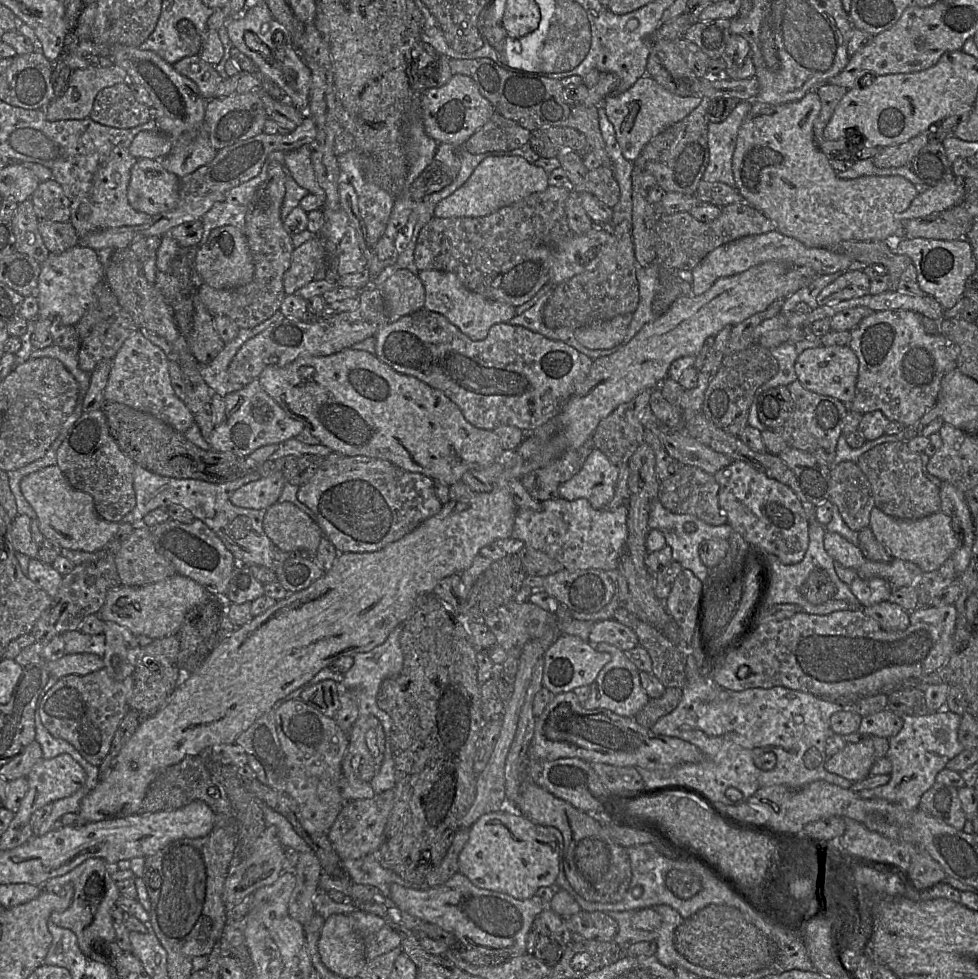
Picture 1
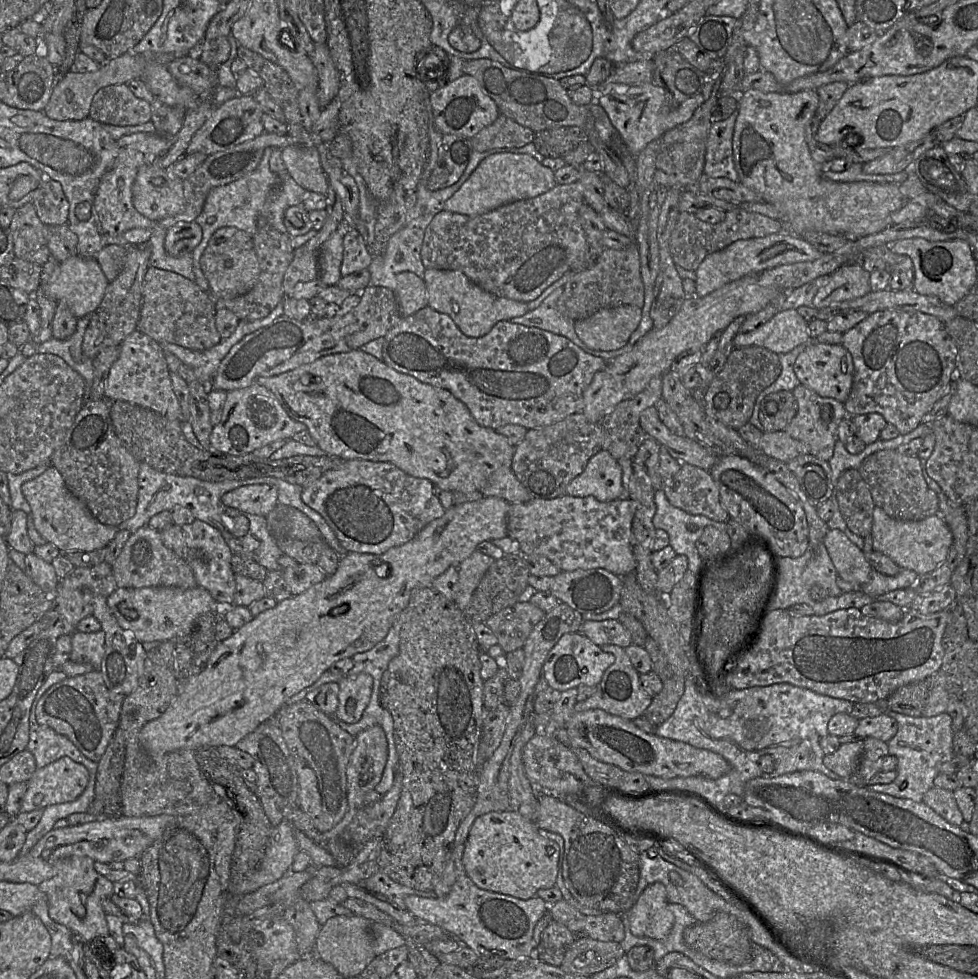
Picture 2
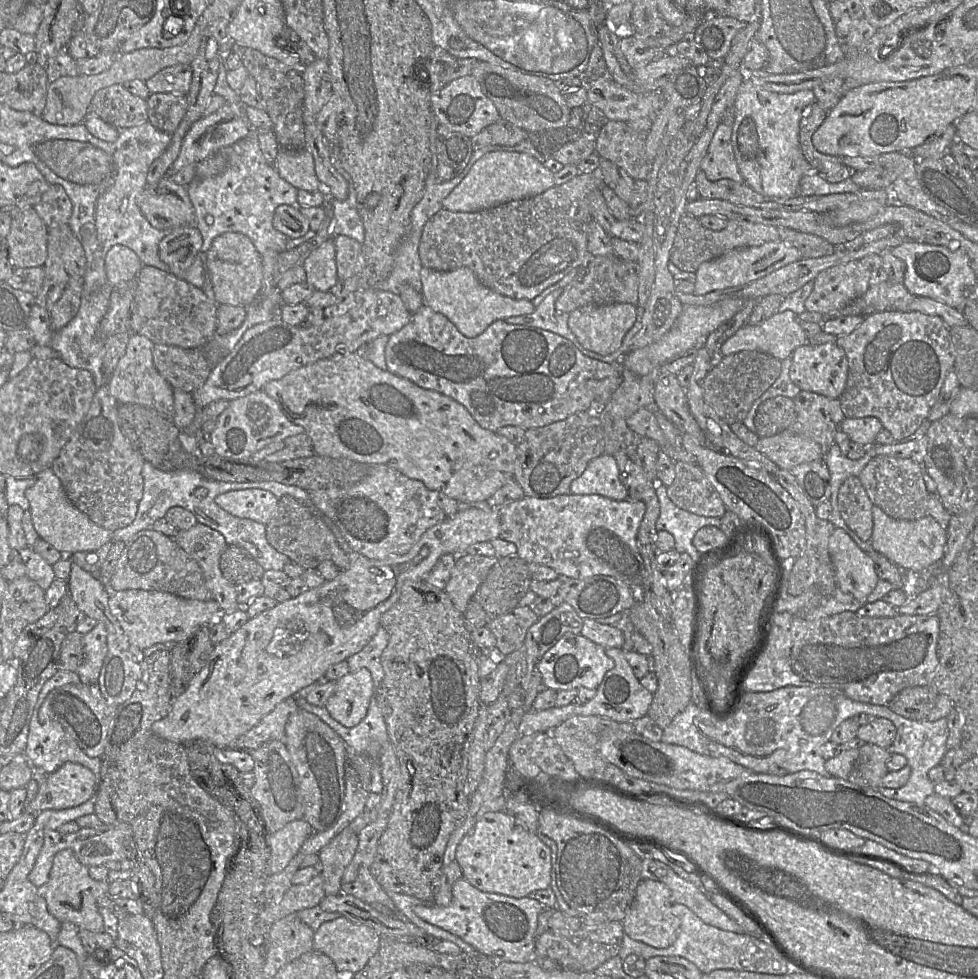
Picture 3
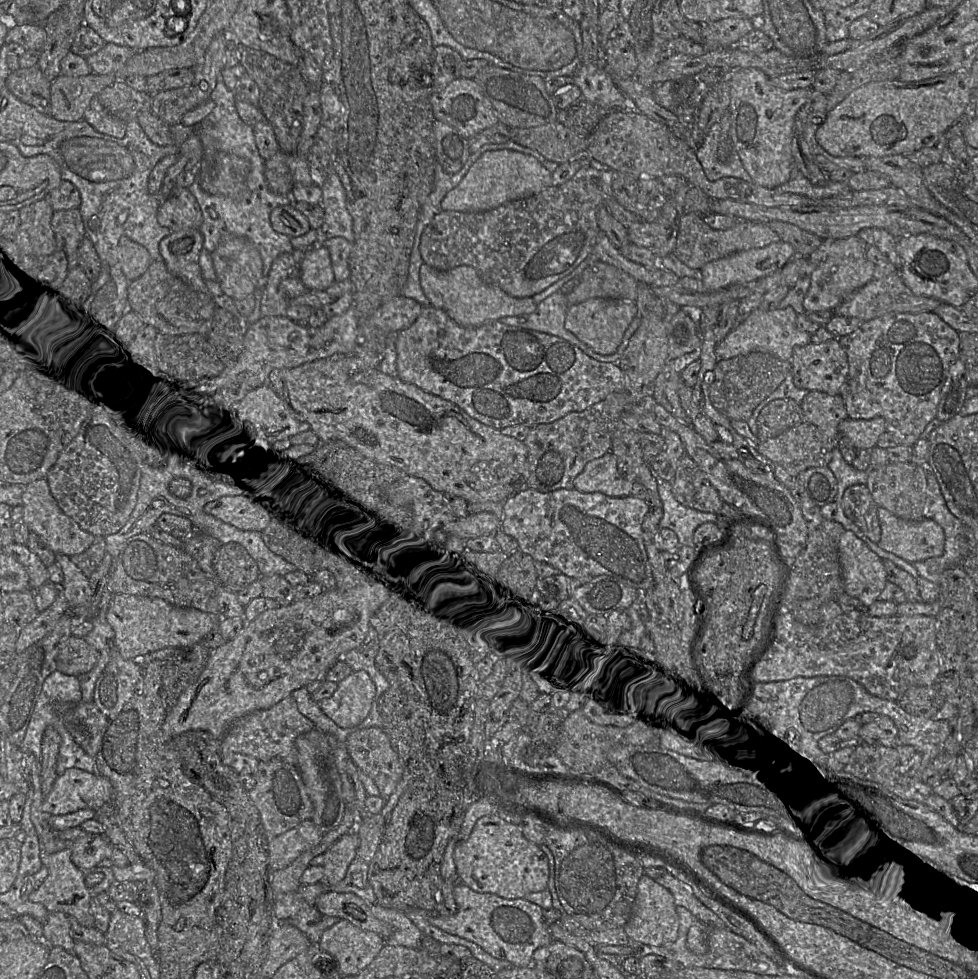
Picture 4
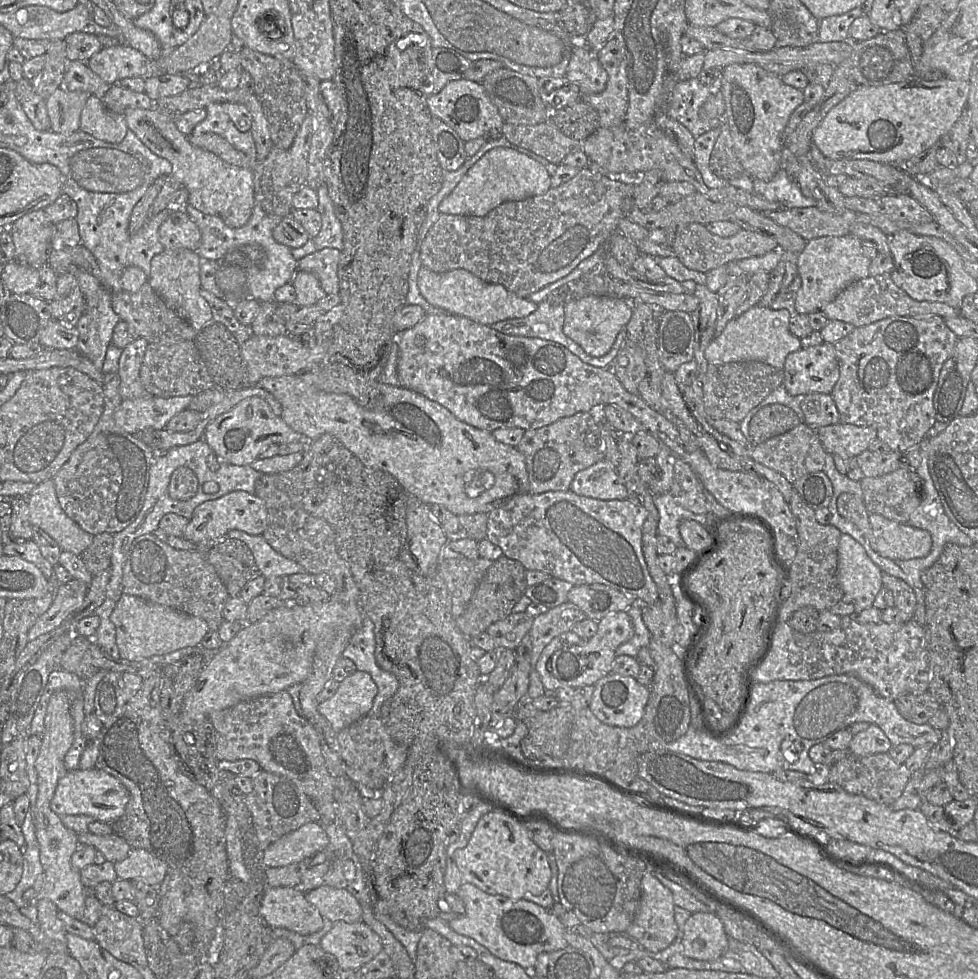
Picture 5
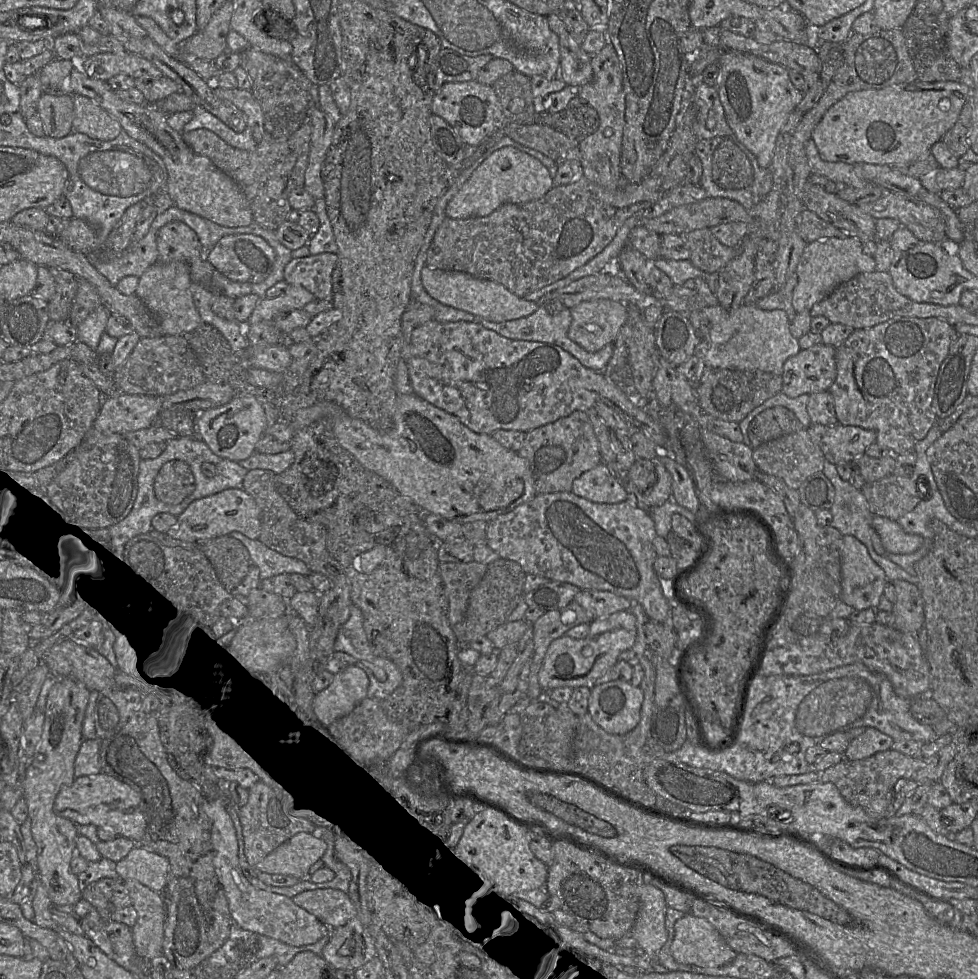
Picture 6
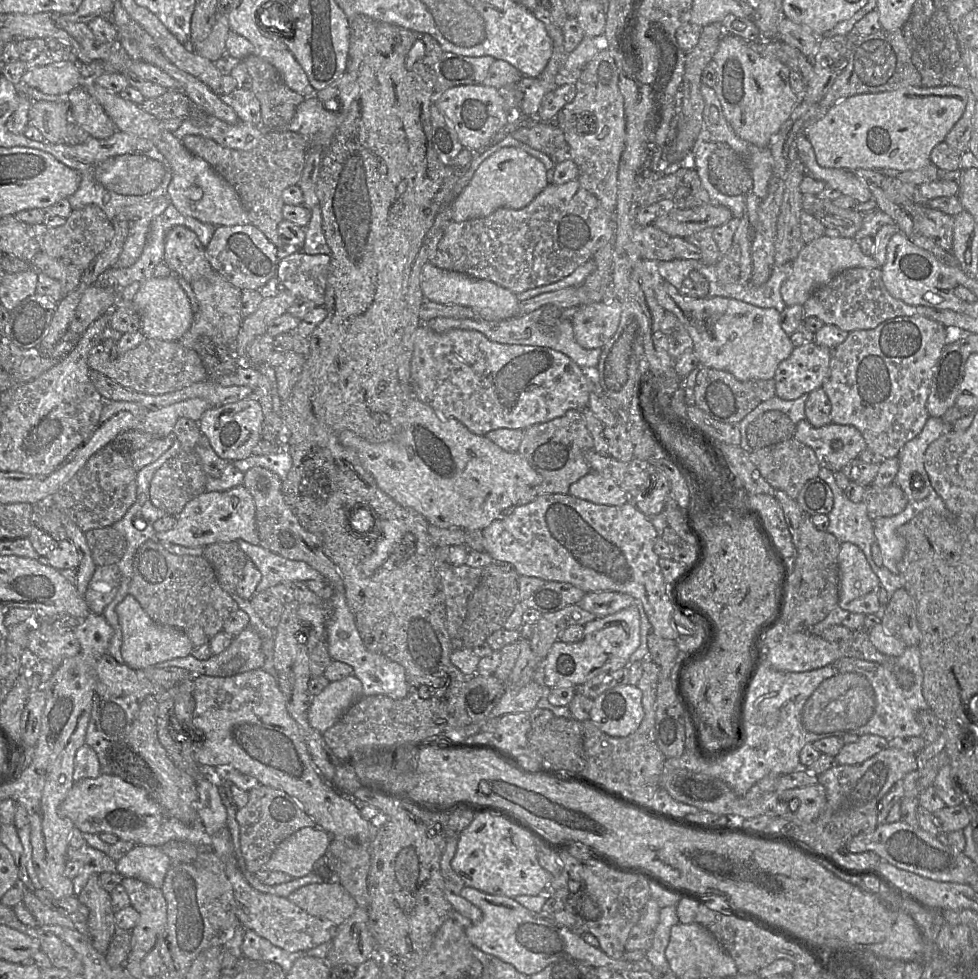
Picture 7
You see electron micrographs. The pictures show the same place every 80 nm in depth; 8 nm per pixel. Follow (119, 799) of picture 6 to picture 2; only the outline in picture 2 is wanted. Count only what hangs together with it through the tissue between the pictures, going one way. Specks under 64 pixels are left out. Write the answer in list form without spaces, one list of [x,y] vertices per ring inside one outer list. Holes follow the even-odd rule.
[[[67,756],[45,767],[37,768],[27,782],[27,791],[20,812],[74,801],[82,794],[88,781],[87,768]]]

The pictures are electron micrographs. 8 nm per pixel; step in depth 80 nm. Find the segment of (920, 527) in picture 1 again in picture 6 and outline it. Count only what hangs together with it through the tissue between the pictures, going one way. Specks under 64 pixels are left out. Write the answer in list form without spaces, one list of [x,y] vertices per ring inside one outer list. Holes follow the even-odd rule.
[[[873,516],[872,527],[887,553],[912,554],[923,544],[921,536],[906,533],[896,521],[888,518]]]

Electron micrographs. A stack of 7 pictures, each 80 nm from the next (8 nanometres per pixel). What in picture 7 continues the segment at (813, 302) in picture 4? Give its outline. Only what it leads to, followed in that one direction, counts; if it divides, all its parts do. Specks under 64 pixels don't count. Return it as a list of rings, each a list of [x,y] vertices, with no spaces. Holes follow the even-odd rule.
[[[823,235],[805,244],[793,261],[792,274],[781,286],[781,295],[787,306],[803,305],[820,287],[836,275],[850,268],[875,268],[877,262],[872,256],[863,254],[858,241],[853,237],[828,237]]]

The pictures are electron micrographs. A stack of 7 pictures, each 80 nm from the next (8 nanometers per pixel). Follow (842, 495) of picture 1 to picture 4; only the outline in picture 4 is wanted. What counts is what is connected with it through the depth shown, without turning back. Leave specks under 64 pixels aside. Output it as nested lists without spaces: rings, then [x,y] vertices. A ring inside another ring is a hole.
[[[865,484],[848,487],[842,496],[841,505],[845,516],[851,520],[874,543],[881,537],[881,528],[877,516],[877,505]]]

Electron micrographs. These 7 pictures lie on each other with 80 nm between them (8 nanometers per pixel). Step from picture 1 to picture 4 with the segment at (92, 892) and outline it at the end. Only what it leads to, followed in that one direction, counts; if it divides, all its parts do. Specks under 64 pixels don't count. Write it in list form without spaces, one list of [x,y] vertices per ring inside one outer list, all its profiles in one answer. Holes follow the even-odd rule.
[[[41,844],[41,862],[48,869],[48,876],[37,890],[30,893],[29,900],[44,905],[49,913],[62,912],[85,927],[95,927],[95,920],[90,912],[90,901],[93,894],[86,885],[86,873],[74,865],[71,855],[72,850],[70,848],[55,853],[47,853]]]

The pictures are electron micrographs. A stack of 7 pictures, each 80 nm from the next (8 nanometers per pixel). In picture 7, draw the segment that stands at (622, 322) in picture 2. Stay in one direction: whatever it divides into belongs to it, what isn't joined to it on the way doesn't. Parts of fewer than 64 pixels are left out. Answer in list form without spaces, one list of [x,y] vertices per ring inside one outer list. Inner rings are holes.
[[[618,299],[576,308],[572,317],[576,342],[585,349],[601,349],[616,333],[621,313]]]

